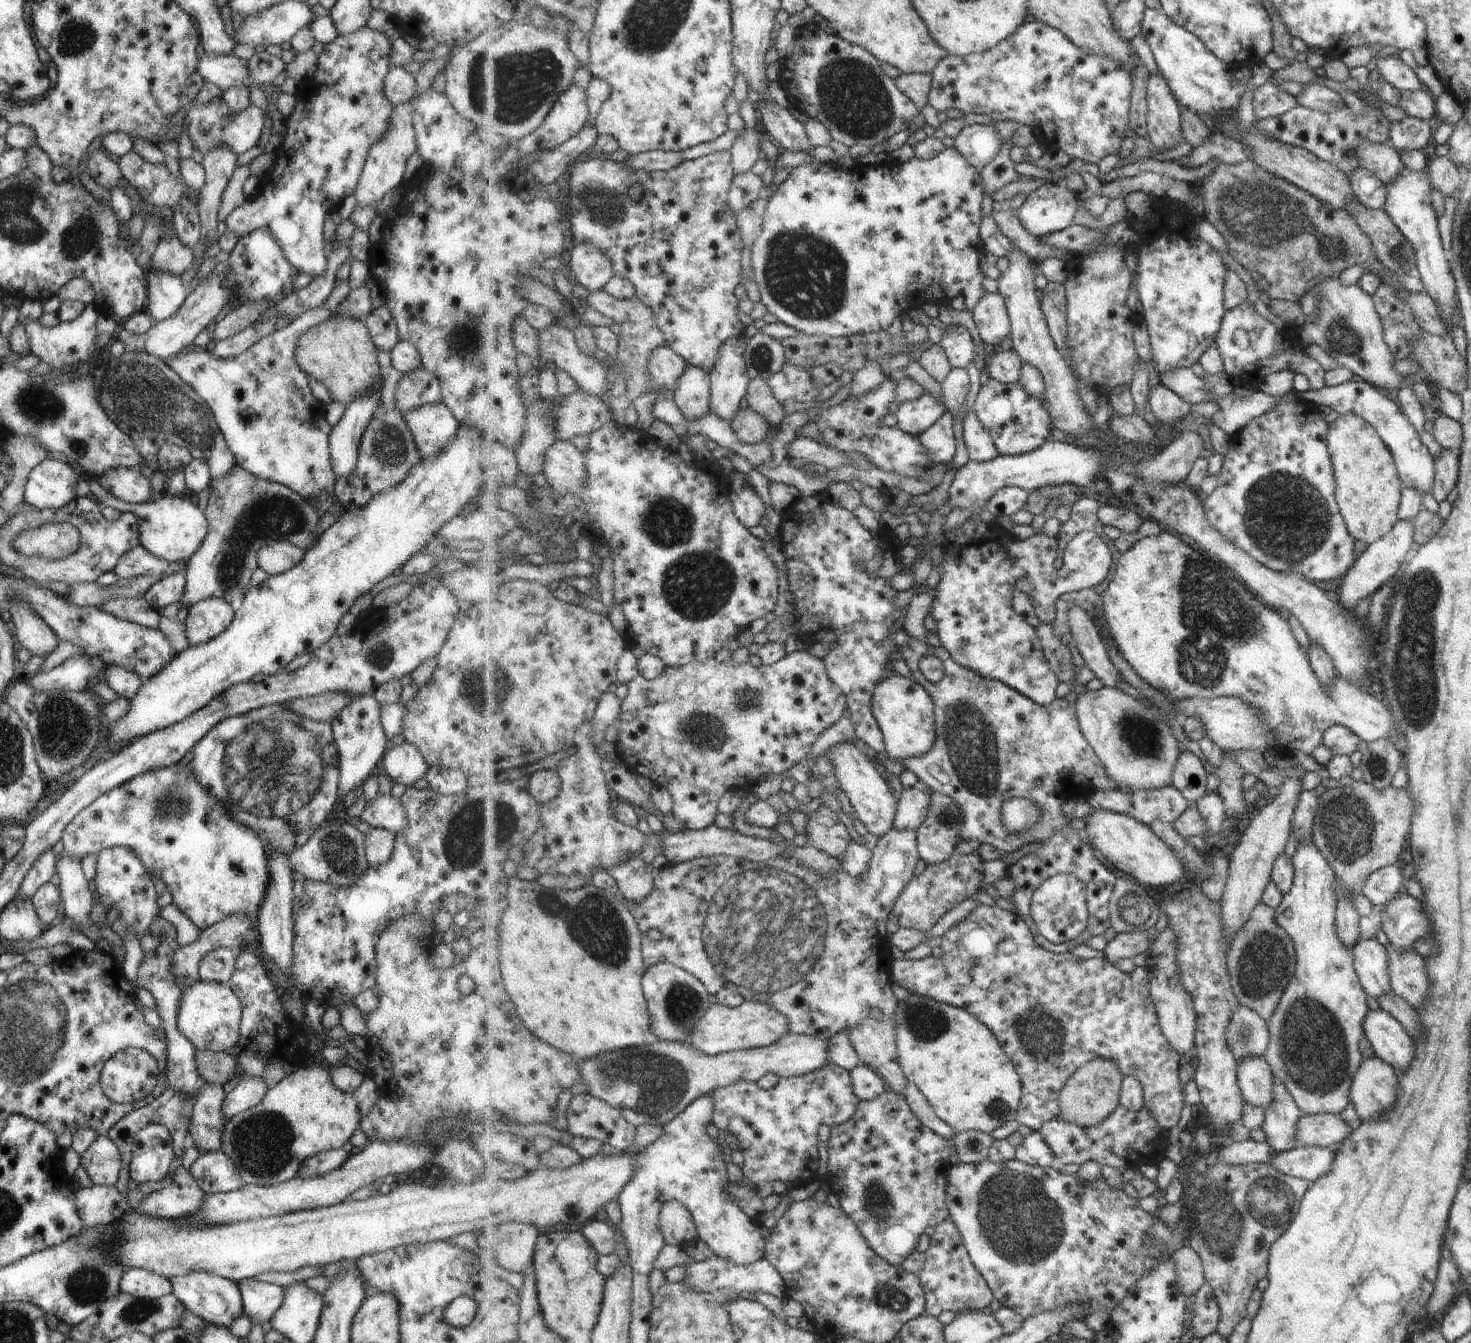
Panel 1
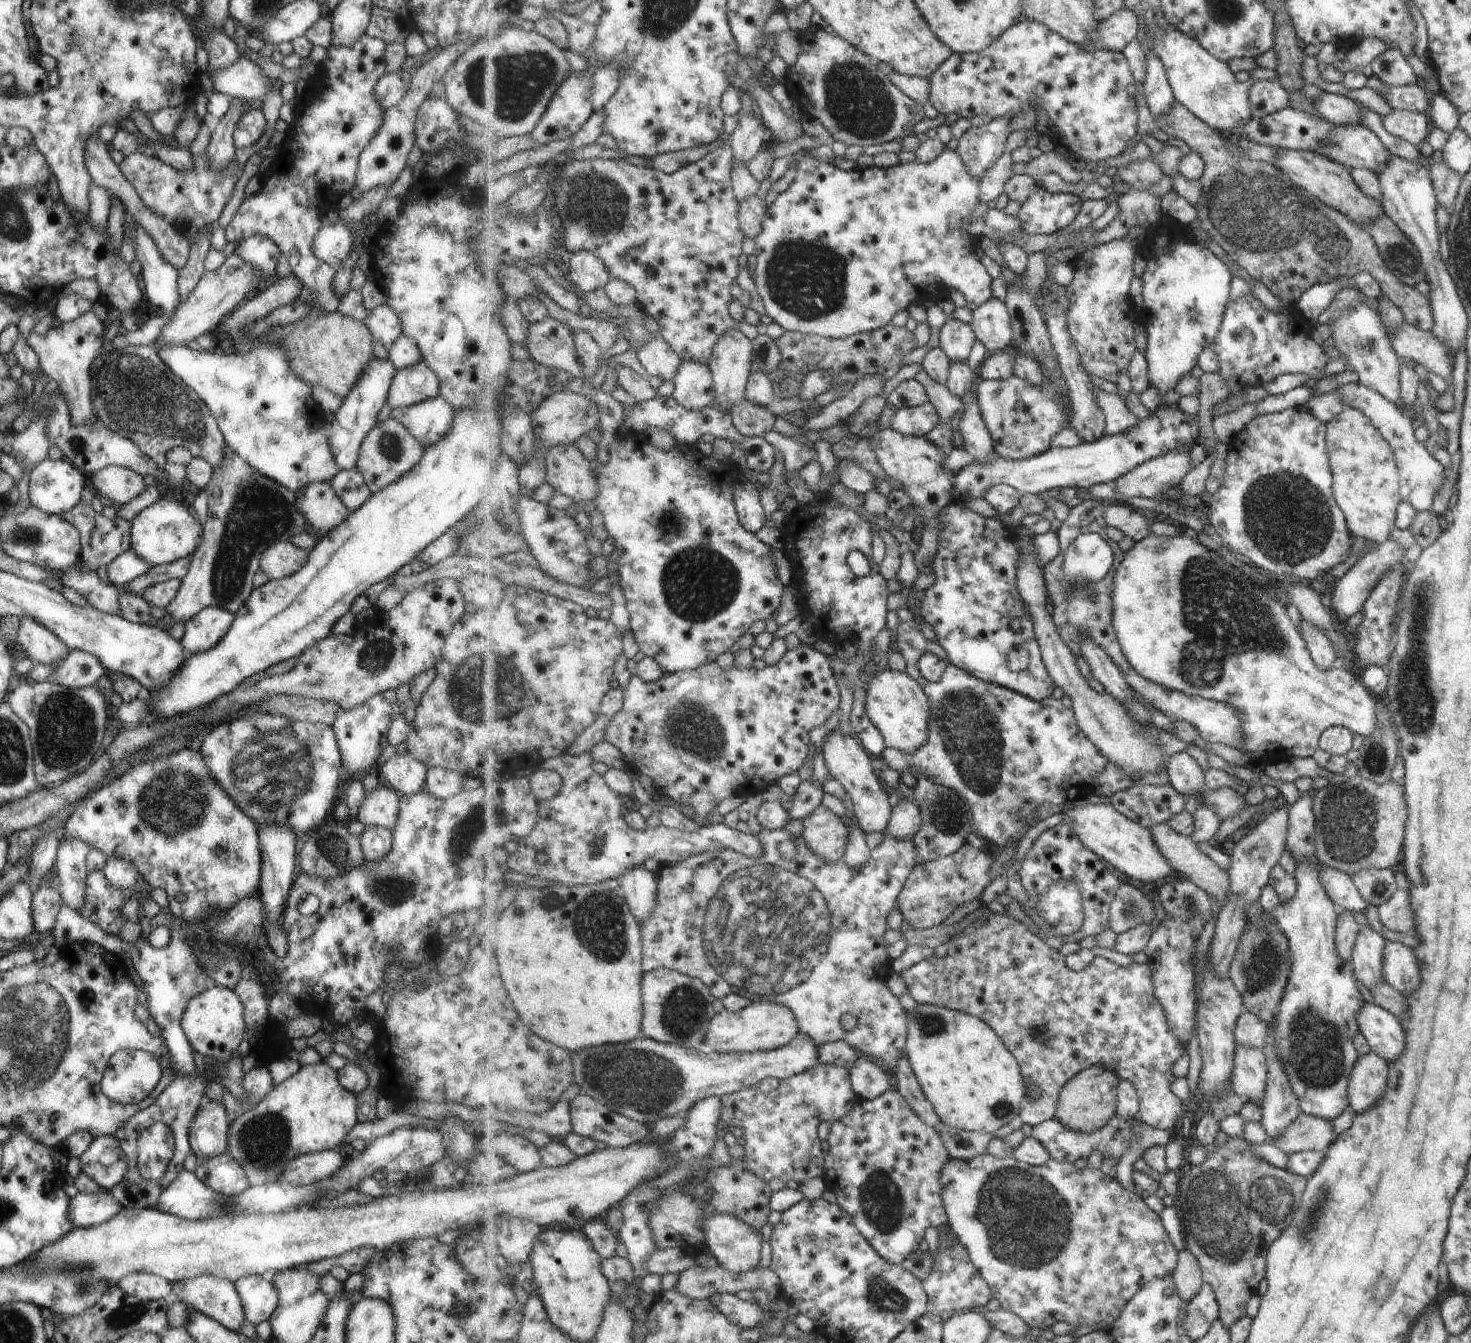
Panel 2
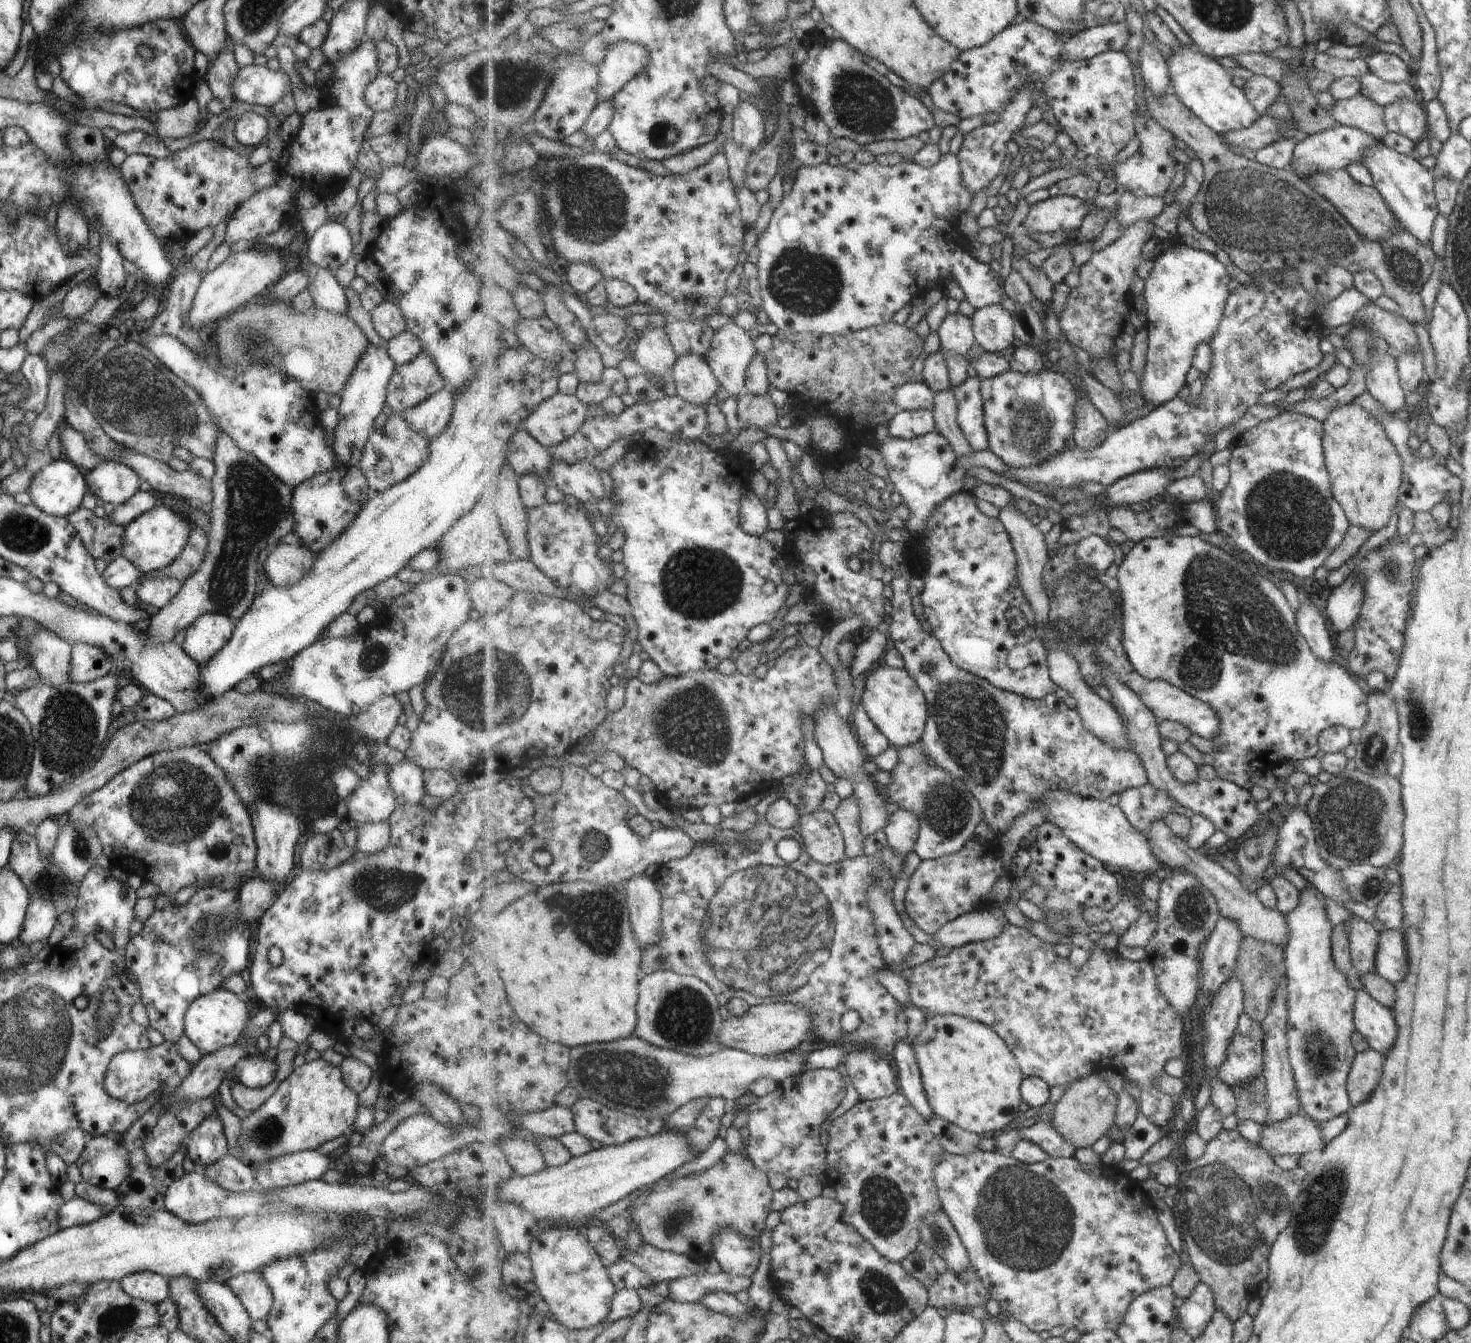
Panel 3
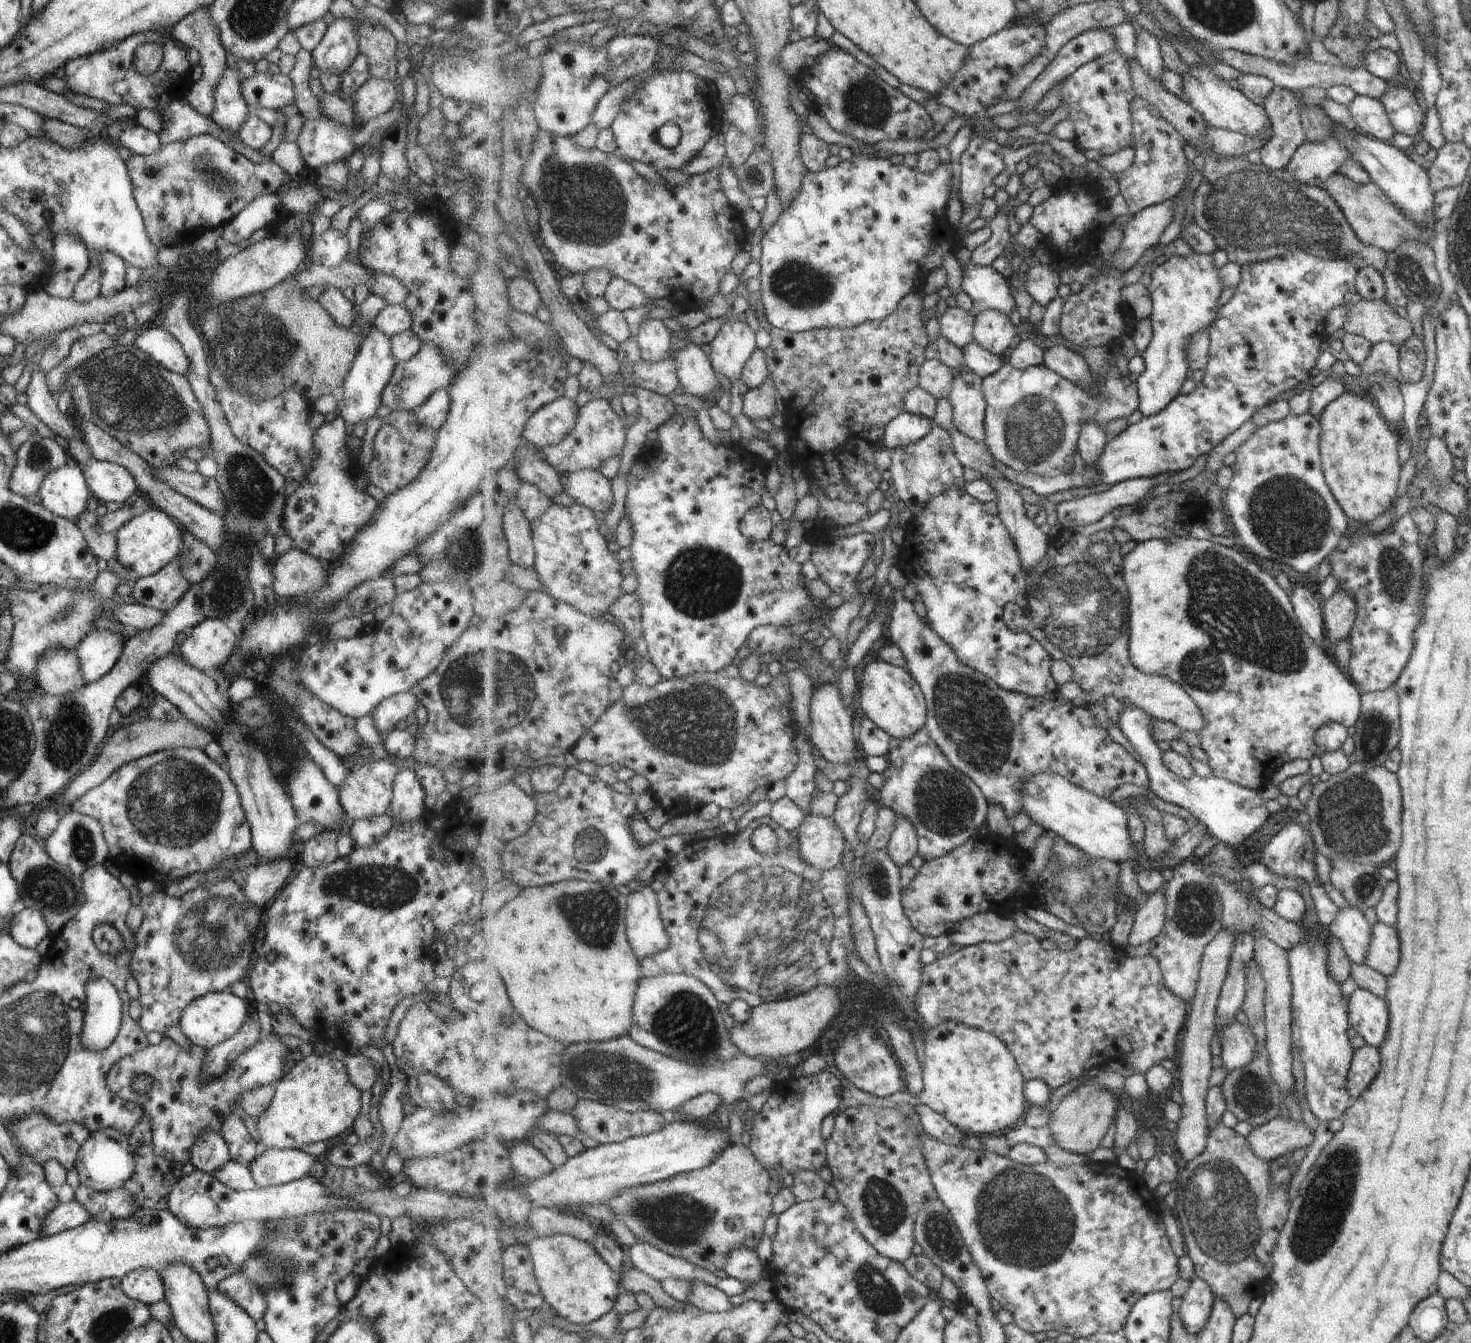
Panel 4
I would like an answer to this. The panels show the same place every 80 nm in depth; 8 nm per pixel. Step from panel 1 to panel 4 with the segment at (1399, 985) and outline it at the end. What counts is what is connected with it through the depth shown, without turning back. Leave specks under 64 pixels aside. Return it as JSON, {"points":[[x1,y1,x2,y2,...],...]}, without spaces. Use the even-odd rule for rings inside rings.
{"points":[[1376,921,1370,925,1370,941,1364,963,1384,977,1394,973,1399,960,1399,943,1393,927]]}

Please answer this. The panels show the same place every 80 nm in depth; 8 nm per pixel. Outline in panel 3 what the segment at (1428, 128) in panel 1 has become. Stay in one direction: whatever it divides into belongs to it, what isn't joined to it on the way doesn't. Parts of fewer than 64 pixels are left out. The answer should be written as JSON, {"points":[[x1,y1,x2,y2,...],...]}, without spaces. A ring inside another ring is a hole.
{"points":[[1409,99,1391,101,1382,106,1382,117,1388,132,1409,138,1414,144,1425,137,1426,118,1422,105]]}

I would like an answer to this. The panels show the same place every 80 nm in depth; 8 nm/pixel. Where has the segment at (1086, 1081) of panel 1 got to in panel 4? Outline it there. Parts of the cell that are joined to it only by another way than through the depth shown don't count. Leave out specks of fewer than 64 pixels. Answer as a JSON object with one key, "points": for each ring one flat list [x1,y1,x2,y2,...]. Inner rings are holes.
{"points":[[1098,1084,1081,1086,1063,1098,1048,1124,1057,1145,1063,1150,1081,1156,1091,1154,1091,1152,1095,1152,1095,1148,1101,1146,1101,1141,1110,1131,1110,1126,1118,1112,1113,1094,1108,1091,1110,1090]]}

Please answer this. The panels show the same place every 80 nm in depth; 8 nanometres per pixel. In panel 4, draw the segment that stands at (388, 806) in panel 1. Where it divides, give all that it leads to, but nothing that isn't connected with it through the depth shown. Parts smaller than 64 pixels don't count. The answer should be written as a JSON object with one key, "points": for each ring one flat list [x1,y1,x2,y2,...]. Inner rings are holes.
{"points":[[386,758,371,759,349,770,346,779,338,788,338,799,344,813,353,821,385,813,392,797,392,782,400,770,401,768,397,767,393,760,389,761]]}

